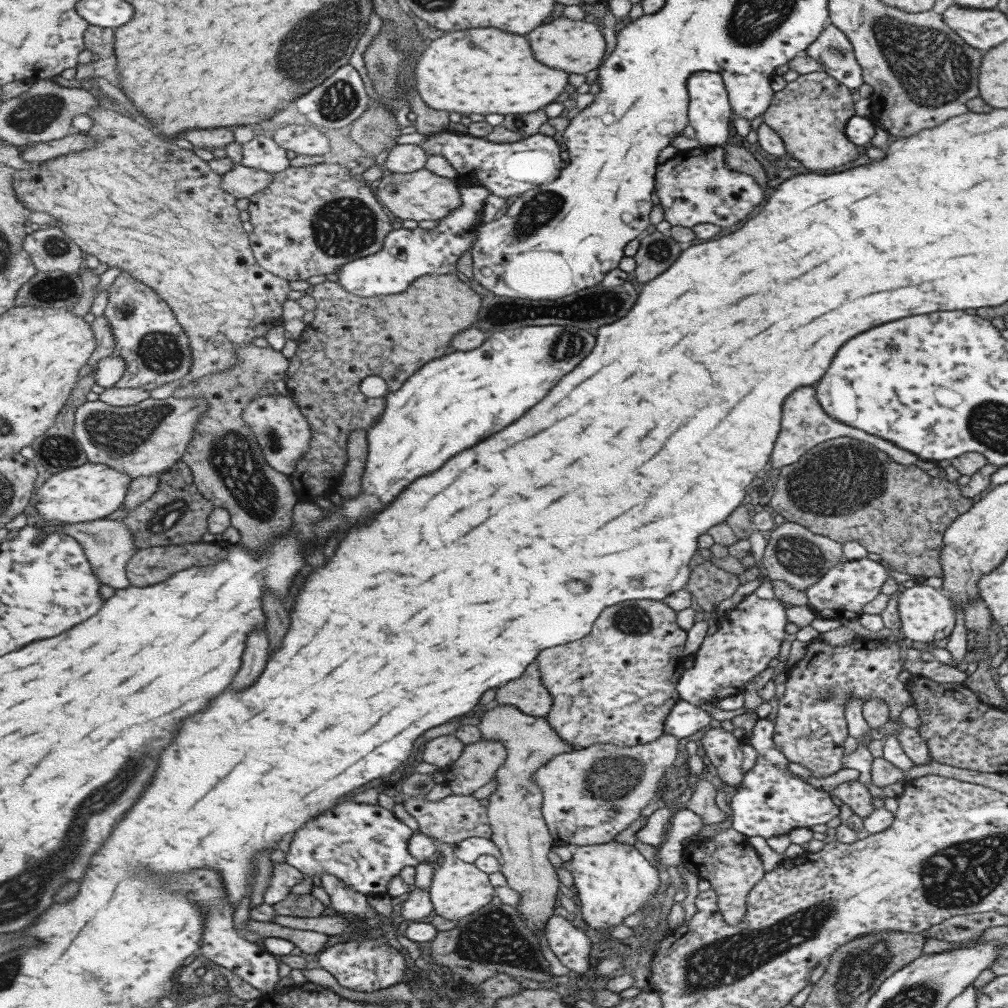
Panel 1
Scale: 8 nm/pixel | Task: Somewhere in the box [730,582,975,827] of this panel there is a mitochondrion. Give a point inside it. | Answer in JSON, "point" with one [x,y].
{"point":[827,693]}

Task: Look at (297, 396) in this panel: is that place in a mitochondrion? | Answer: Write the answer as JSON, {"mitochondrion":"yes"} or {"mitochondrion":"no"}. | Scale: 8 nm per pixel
{"mitochondrion":"no"}

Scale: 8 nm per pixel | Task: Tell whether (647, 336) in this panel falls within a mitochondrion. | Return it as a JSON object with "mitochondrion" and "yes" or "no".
{"mitochondrion":"no"}

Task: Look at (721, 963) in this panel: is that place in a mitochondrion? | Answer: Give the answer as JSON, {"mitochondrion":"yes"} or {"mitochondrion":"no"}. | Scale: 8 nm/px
{"mitochondrion":"yes"}

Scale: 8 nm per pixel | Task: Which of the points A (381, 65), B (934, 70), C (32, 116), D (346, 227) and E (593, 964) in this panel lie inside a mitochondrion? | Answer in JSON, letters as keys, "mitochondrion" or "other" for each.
{"A":"mitochondrion","B":"mitochondrion","C":"mitochondrion","D":"mitochondrion","E":"other"}

